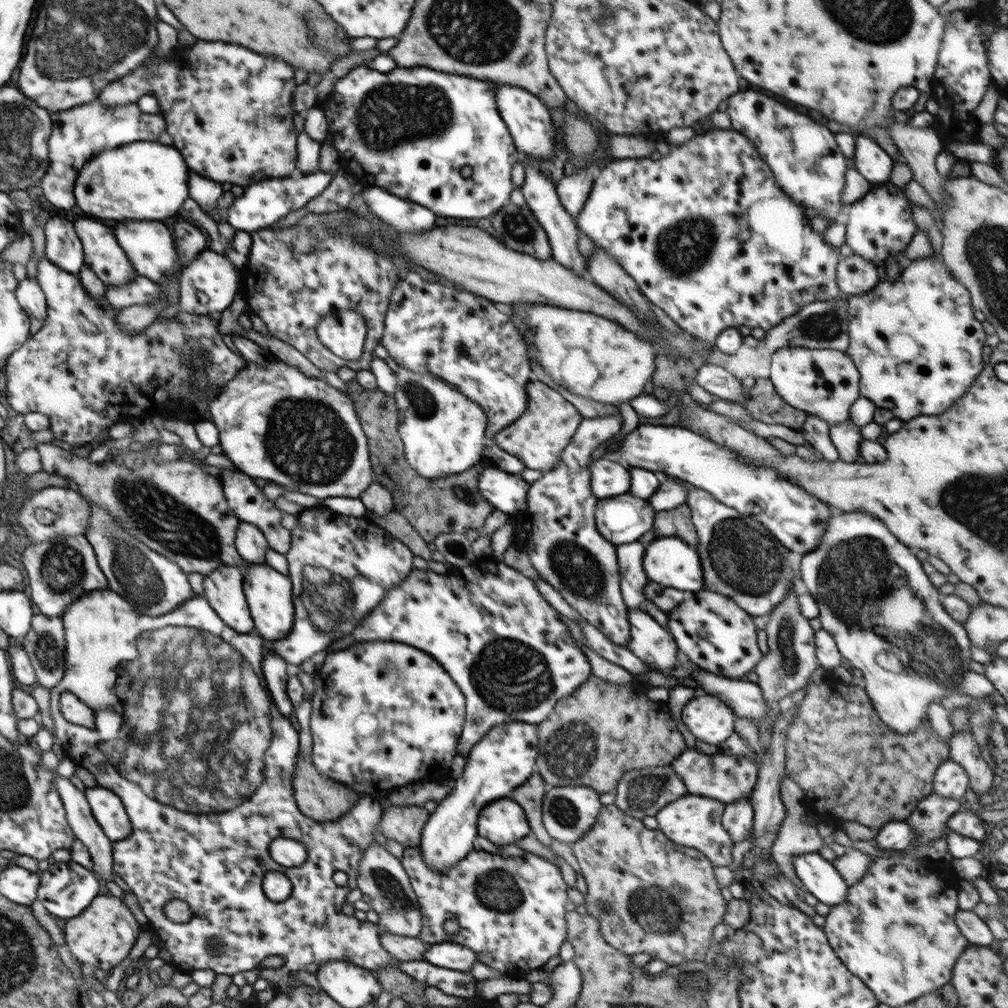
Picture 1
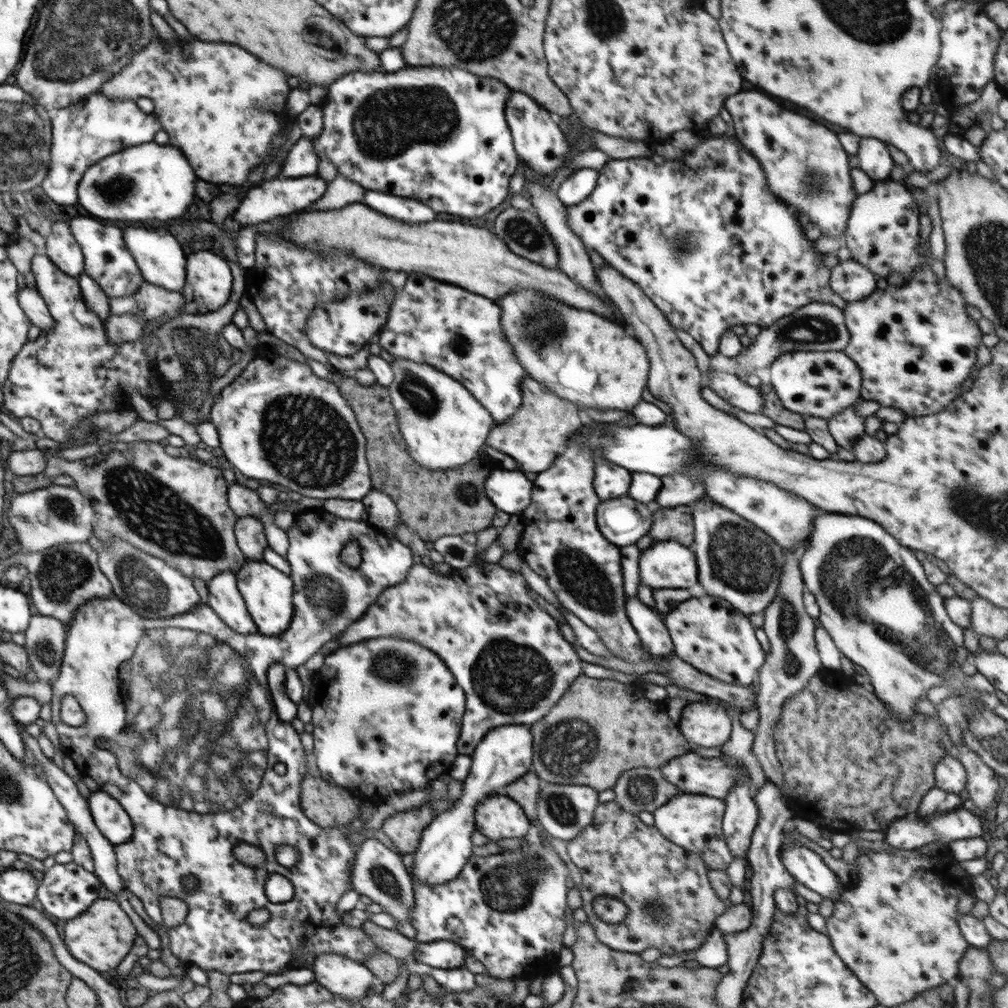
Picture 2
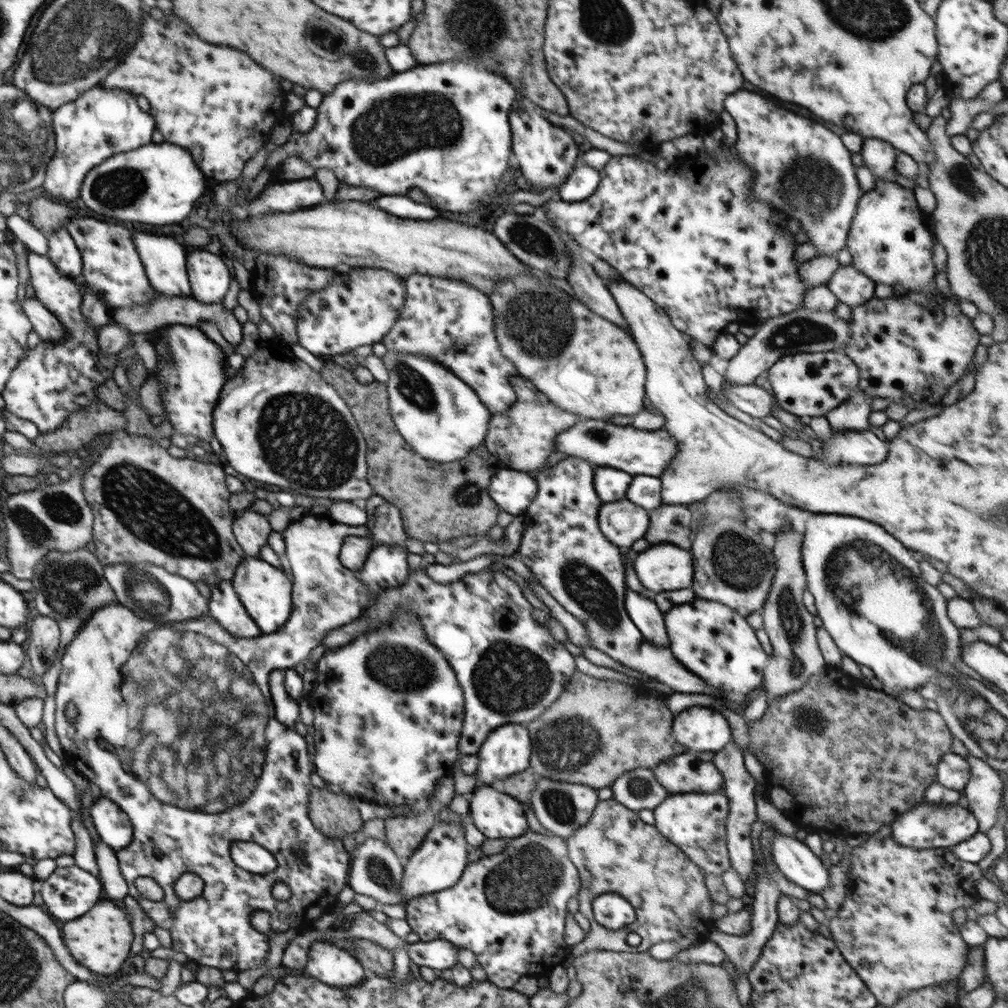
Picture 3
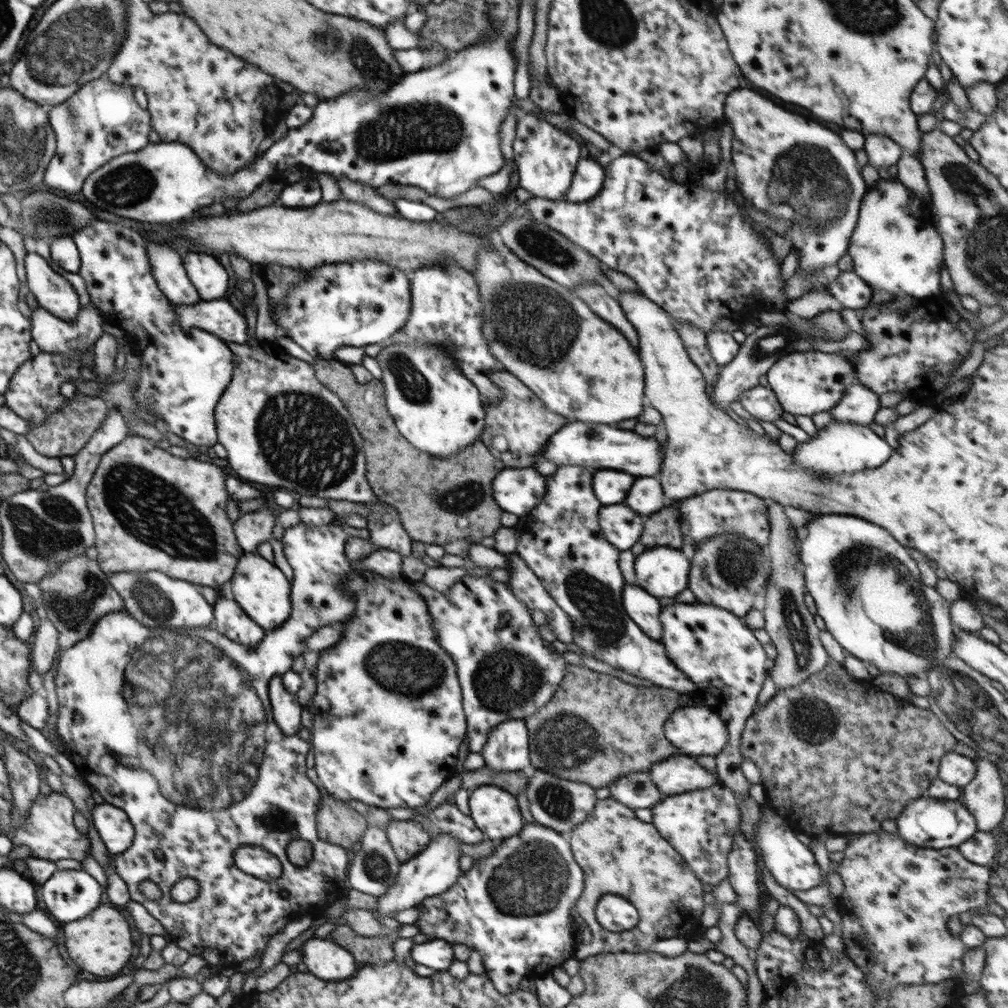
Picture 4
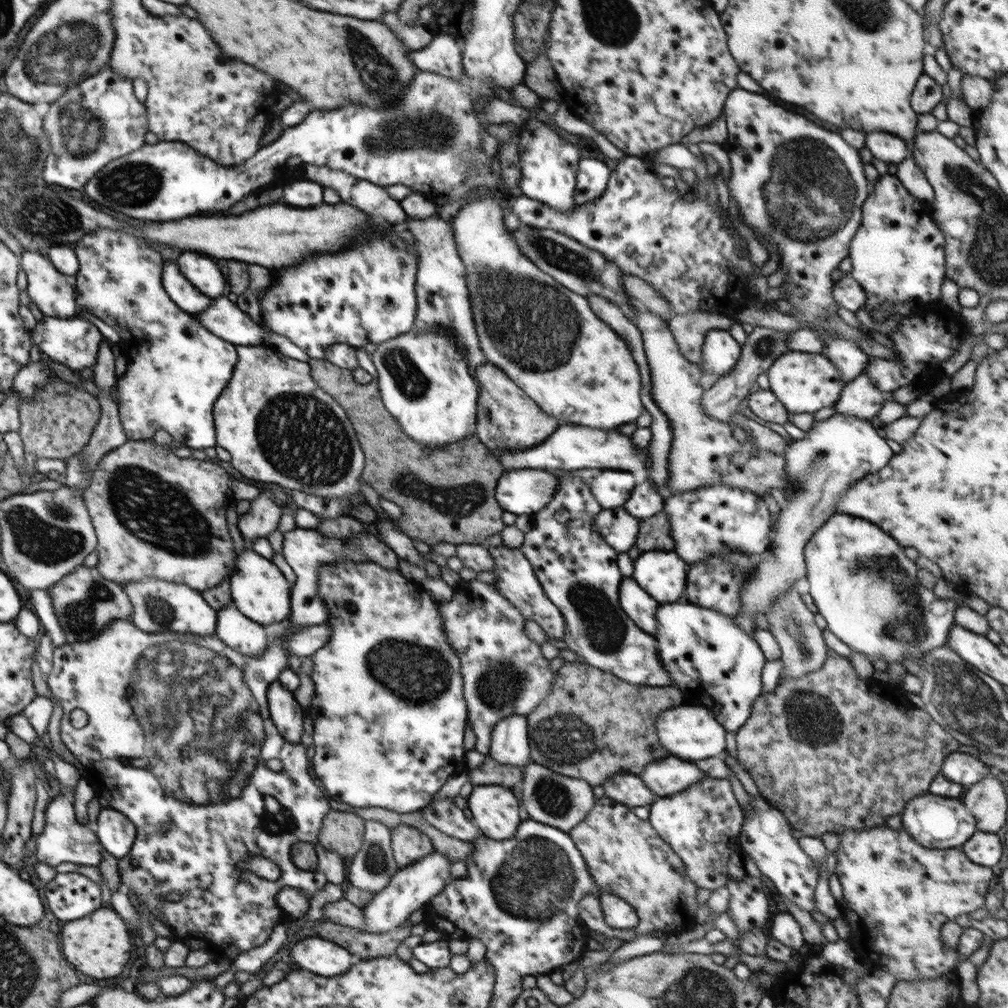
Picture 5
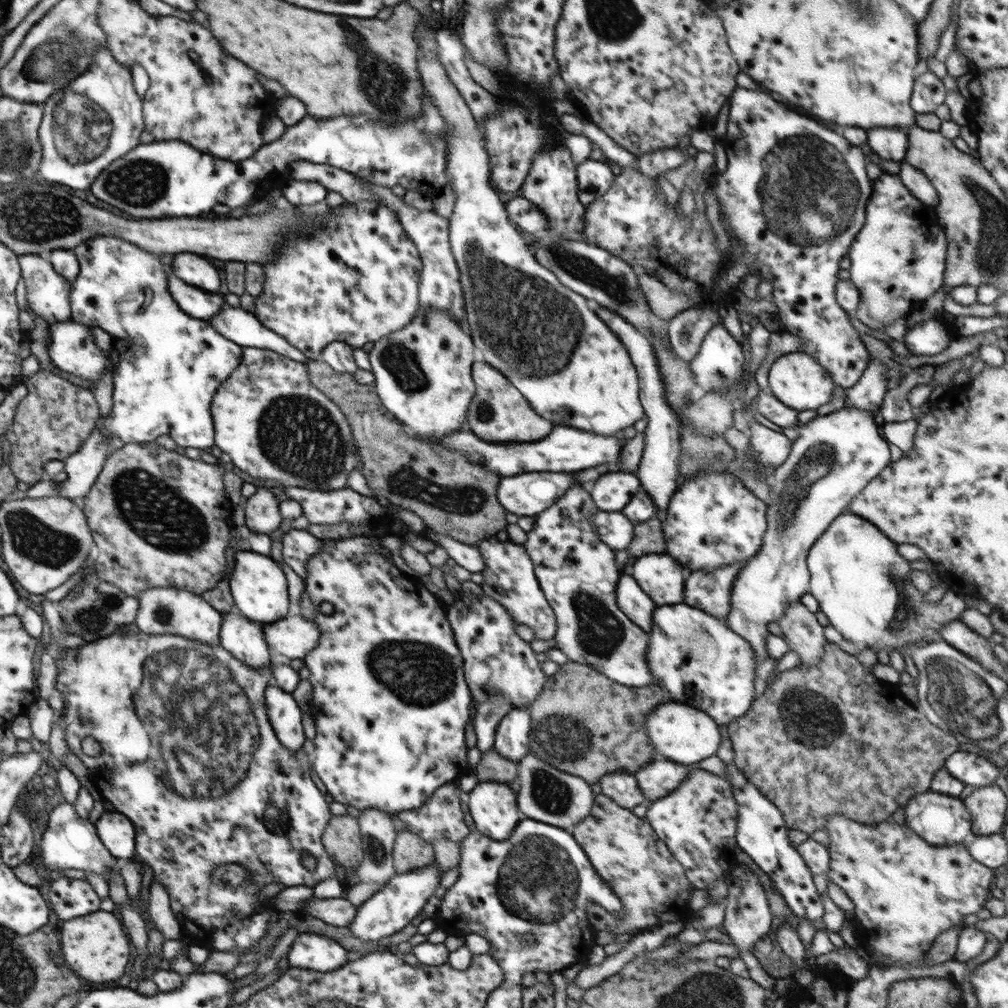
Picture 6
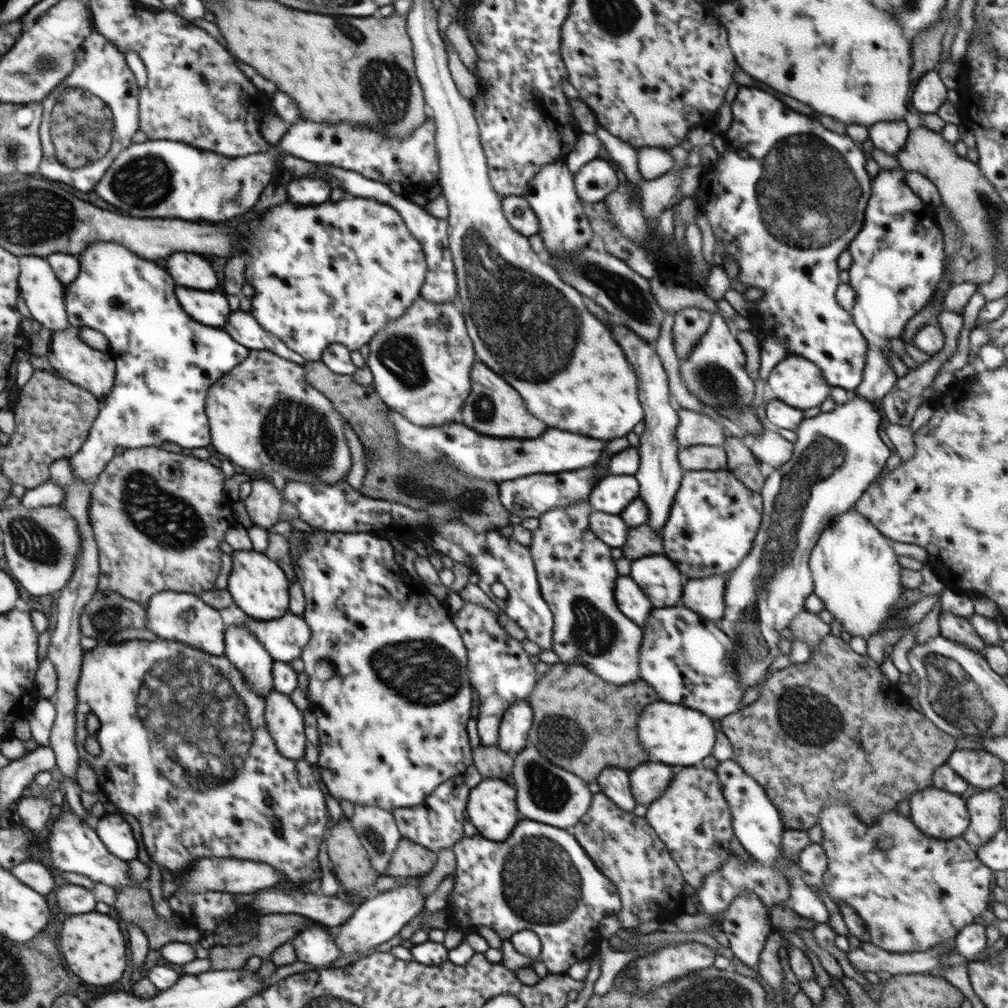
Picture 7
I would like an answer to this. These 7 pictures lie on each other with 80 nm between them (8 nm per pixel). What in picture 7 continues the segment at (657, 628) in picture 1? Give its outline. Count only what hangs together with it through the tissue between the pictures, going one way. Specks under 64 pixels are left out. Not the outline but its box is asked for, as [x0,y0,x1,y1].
[614,575,654,627]

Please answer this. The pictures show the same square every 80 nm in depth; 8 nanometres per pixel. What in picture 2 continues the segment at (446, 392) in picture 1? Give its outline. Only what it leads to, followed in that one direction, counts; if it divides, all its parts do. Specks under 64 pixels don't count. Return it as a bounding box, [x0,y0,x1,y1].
[388,356,495,472]

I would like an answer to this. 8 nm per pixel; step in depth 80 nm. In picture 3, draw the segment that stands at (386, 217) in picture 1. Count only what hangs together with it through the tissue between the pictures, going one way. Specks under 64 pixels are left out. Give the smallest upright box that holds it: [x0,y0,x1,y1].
[371,194,440,221]

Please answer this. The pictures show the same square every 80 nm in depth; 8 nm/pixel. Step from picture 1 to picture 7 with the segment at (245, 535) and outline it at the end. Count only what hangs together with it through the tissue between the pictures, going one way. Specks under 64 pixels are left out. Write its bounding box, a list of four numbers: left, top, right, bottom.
[243,480,283,530]

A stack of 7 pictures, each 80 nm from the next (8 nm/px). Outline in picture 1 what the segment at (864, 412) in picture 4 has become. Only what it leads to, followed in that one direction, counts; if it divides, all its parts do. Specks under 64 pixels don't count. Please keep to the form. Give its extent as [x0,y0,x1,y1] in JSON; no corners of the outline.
[829,421,863,462]

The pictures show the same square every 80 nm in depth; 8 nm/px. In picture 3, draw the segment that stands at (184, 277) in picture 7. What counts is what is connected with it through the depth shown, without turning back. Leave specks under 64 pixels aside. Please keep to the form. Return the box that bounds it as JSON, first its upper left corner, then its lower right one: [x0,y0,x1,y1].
[187,249,232,304]

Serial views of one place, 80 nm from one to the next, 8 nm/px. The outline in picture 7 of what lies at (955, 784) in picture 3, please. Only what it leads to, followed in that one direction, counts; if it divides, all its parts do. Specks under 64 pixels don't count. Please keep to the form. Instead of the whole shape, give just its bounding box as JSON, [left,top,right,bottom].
[947,749,1005,789]

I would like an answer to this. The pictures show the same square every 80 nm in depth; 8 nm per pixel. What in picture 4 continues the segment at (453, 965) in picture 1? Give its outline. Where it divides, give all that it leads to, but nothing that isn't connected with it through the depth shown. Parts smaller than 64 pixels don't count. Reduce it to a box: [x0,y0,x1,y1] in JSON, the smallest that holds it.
[411,939,455,971]

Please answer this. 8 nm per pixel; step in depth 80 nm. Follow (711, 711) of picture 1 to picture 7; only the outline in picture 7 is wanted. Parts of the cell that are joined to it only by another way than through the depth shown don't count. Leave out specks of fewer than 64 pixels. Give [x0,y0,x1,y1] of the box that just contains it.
[637,702,718,768]

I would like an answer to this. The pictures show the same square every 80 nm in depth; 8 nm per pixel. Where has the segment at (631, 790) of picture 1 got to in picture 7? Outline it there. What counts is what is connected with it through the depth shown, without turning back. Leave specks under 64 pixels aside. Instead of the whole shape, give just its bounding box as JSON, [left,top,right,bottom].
[597,767,637,812]

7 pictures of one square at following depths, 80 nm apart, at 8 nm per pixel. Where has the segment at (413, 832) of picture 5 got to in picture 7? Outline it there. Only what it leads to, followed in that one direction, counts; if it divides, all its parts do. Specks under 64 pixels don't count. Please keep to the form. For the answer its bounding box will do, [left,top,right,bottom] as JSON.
[385,837,437,878]

